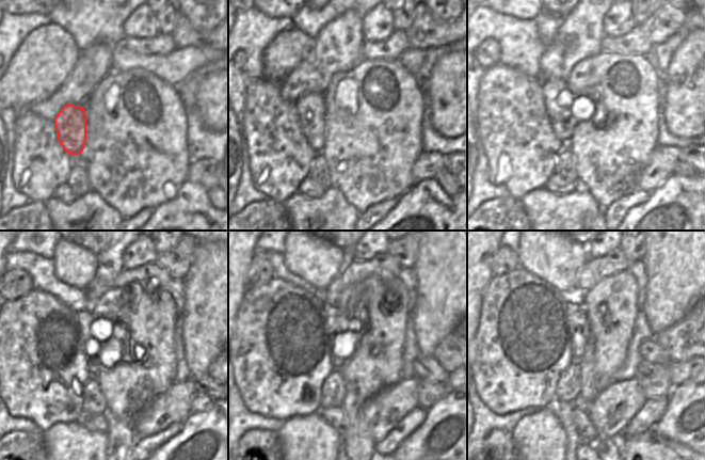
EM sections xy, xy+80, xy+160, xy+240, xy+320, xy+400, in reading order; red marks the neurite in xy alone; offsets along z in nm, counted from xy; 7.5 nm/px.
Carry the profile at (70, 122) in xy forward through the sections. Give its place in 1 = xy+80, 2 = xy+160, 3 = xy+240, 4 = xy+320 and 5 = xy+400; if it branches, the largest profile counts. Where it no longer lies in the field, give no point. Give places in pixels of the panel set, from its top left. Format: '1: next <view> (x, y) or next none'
1: next xy+80 (310, 108)
2: next xy+160 (558, 99)
3: next xy+240 (92, 347)
4: next xy+320 (339, 346)
5: next xy+400 (576, 317)

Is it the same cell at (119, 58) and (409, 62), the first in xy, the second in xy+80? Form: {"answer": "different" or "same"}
{"answer": "same"}

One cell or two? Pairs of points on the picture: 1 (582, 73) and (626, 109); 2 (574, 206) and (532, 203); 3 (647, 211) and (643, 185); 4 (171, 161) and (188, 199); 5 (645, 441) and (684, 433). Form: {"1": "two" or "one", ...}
{"1": "one", "2": "one", "3": "two", "4": "two", "5": "two"}

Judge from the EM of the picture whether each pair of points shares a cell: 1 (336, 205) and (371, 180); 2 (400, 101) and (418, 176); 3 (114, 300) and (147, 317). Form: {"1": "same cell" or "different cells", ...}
{"1": "different cells", "2": "different cells", "3": "same cell"}

